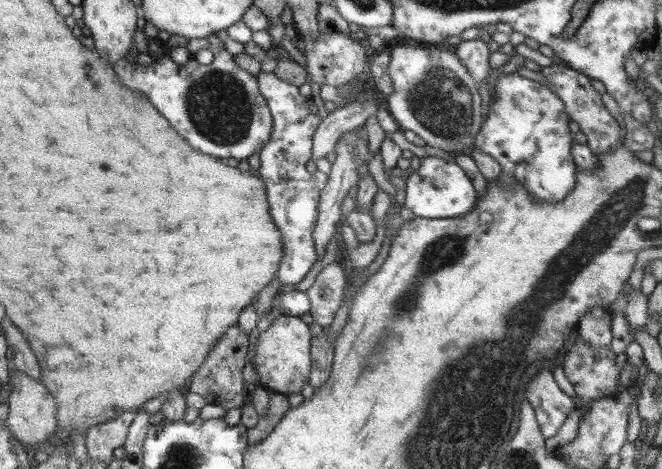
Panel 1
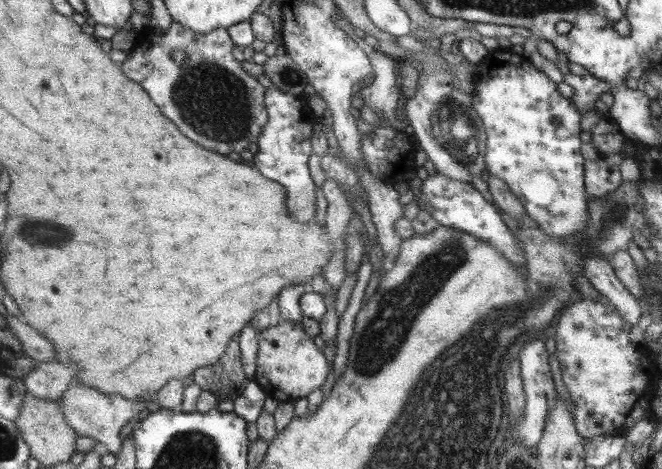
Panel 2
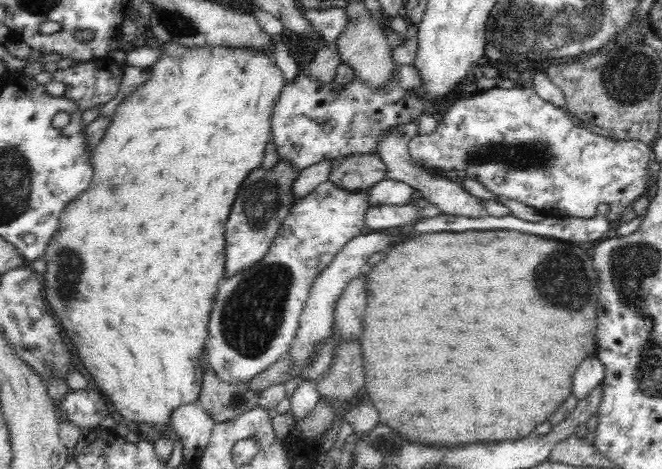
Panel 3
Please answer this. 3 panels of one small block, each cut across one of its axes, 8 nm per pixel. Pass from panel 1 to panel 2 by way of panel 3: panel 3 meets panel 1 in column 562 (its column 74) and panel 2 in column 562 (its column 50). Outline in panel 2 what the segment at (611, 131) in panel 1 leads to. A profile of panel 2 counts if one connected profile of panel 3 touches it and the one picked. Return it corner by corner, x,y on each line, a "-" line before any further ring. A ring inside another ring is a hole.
567,73
562,74
562,78
565,84
569,84
573,88
570,100
576,105
576,108
580,109
581,114
585,114
586,110
595,108
595,100
599,99
602,92
610,92
606,82
589,74
580,76

